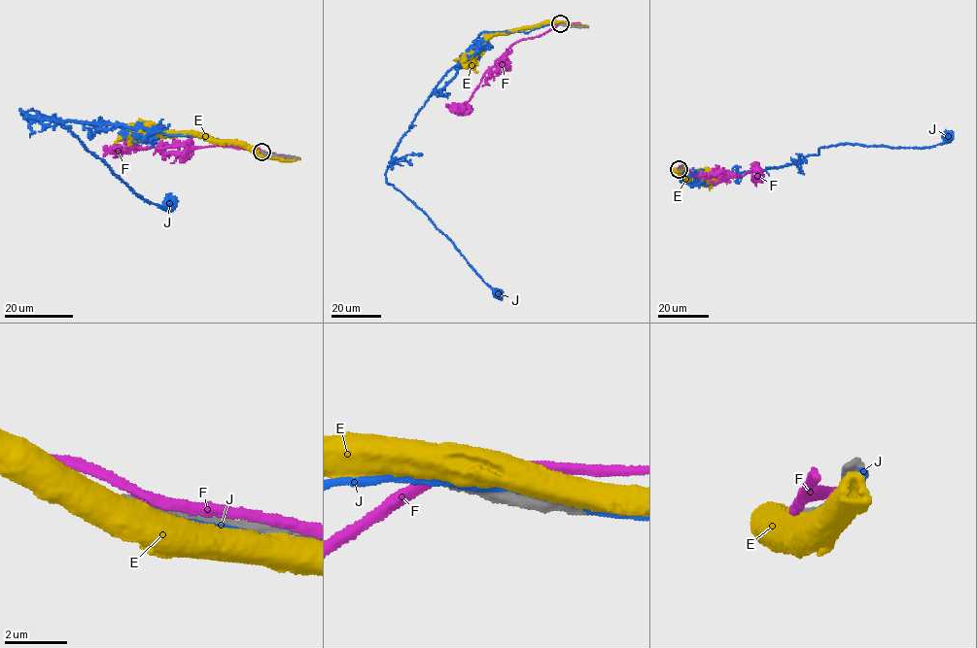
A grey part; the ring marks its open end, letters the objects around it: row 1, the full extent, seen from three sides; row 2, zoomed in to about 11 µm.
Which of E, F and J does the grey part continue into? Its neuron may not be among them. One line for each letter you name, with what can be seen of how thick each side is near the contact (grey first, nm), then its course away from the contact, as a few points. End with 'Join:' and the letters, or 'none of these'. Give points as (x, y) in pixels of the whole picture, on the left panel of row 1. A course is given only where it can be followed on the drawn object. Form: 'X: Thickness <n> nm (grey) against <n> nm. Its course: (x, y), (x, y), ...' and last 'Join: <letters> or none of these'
Join: none of these

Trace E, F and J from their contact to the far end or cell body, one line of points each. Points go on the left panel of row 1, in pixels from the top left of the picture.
E: (265, 154), (238, 144), (210, 142), (190, 135), (161, 137), (151, 132), (119, 139), (115, 144)
F: (262, 152), (180, 144), (143, 150), (123, 141), (126, 146), (122, 153), (108, 151), (102, 155)
J: (266, 154), (238, 144), (141, 127), (35, 119), (20, 110), (59, 122), (135, 194), (169, 205)

